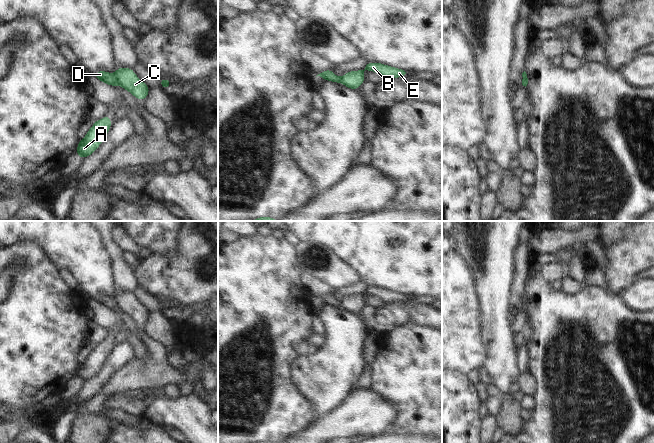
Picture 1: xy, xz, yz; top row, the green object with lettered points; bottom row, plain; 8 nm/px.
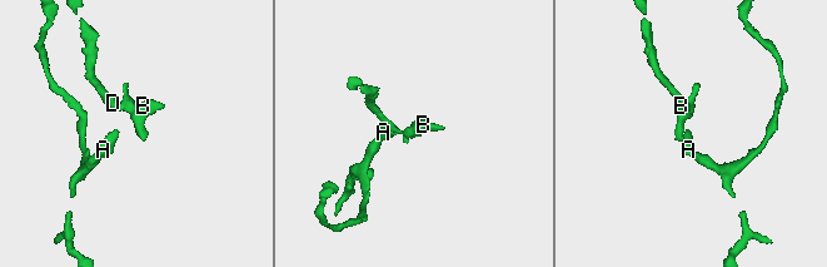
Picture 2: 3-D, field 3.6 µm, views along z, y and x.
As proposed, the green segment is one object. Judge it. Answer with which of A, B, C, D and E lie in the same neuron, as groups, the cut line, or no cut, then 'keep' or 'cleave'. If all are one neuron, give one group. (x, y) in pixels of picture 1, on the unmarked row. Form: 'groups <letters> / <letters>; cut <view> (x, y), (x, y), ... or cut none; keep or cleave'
groups A D / B C E; cut xy (113, 298), (118, 308); cleave

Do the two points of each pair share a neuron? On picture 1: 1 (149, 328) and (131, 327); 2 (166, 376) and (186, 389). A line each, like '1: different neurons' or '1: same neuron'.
1: different neurons
2: different neurons

